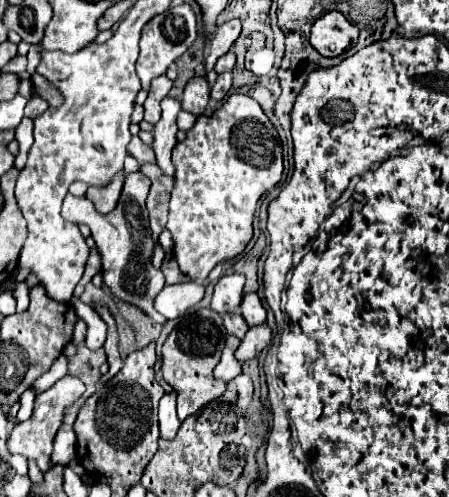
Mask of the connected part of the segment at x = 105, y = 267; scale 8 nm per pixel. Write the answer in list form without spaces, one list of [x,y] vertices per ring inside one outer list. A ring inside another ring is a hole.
[[[130,173],[130,175],[126,175],[124,191],[112,213],[102,215],[96,211],[94,205],[88,205],[86,197],[66,195],[64,207],[62,207],[62,217],[76,225],[84,223],[90,227],[92,239],[96,241],[96,247],[102,255],[102,277],[104,277],[106,287],[118,299],[144,309],[154,321],[166,323],[166,319],[154,309],[154,299],[164,287],[164,275],[160,269],[154,269],[150,263],[150,259],[152,259],[152,235],[150,233],[152,231],[148,229],[148,209],[146,209],[148,189],[150,189],[150,179],[144,173]],[[132,231],[134,231],[134,239],[138,239],[138,243],[132,241]],[[132,257],[134,257],[134,271],[128,269]]]

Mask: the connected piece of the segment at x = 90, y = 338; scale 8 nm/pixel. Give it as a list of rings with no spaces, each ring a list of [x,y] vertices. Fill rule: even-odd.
[[[74,297],[70,303],[72,303],[74,309],[80,309],[80,317],[84,319],[84,323],[88,327],[86,329],[86,339],[84,339],[86,346],[91,350],[102,347],[104,339],[106,339],[106,323],[98,317],[98,313],[90,305],[82,303],[80,299]]]

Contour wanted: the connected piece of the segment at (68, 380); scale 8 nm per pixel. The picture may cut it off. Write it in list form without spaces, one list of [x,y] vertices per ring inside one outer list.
[[[62,377],[58,383],[54,383],[48,391],[40,393],[36,397],[36,403],[34,403],[34,413],[28,421],[24,423],[16,423],[16,427],[12,429],[12,435],[8,439],[8,449],[10,453],[20,453],[24,455],[26,459],[34,459],[38,463],[38,467],[46,473],[48,471],[48,465],[50,465],[50,455],[52,455],[52,443],[54,443],[54,437],[56,437],[56,431],[60,429],[62,425],[62,417],[64,417],[64,409],[68,405],[72,405],[82,393],[86,391],[84,383],[78,379],[78,377]]]

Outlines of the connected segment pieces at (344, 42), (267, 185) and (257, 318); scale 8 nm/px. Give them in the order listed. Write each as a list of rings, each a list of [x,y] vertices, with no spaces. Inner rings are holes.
[[[330,11],[312,25],[310,45],[322,57],[338,57],[358,41],[358,27],[342,13]]]
[[[230,95],[212,117],[200,117],[196,121],[186,133],[186,139],[174,149],[172,159],[176,165],[176,185],[166,229],[174,237],[174,257],[180,271],[196,283],[202,283],[220,261],[240,255],[252,239],[252,219],[258,199],[282,179],[282,145],[276,127],[250,95]]]
[[[246,293],[240,305],[240,313],[246,319],[246,323],[252,325],[262,325],[266,321],[266,309],[262,307],[262,301],[258,293]]]

